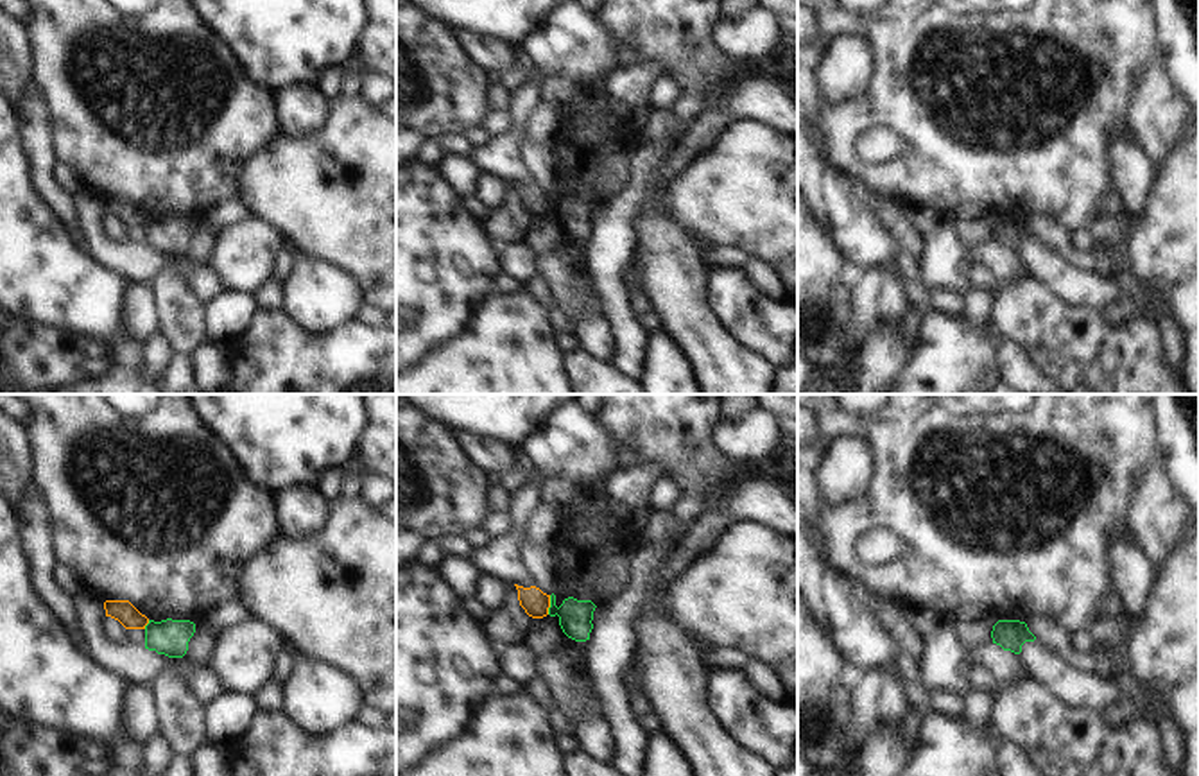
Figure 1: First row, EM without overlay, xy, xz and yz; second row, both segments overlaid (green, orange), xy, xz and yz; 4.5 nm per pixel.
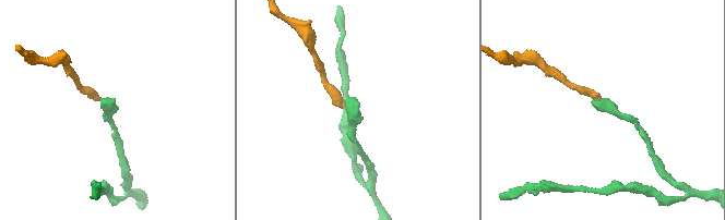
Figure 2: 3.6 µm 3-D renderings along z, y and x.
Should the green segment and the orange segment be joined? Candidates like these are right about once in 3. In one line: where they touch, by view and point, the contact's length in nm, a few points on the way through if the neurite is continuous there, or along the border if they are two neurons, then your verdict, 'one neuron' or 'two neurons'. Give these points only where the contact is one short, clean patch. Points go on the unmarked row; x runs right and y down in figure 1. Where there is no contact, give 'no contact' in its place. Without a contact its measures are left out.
meets green in xz at (551, 203); contact 90 nm long; border along xz (551, 194), (547, 212); two neurons

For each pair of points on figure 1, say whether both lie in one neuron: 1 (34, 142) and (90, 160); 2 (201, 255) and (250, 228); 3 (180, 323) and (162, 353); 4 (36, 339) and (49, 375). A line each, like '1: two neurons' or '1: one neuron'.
1: two neurons
2: two neurons
3: two neurons
4: one neuron

